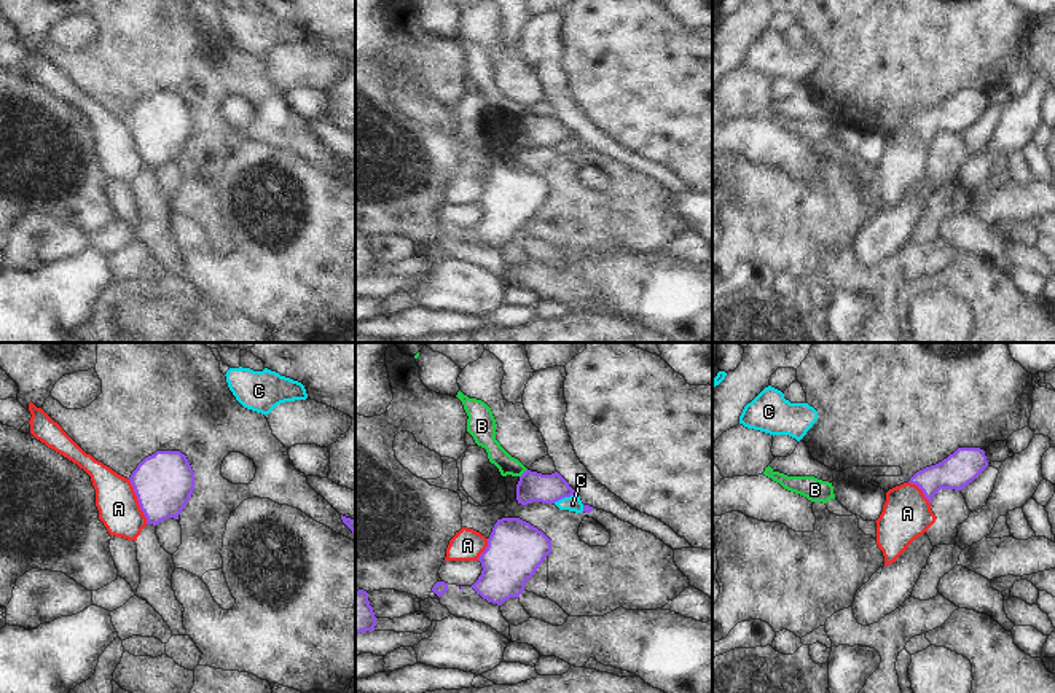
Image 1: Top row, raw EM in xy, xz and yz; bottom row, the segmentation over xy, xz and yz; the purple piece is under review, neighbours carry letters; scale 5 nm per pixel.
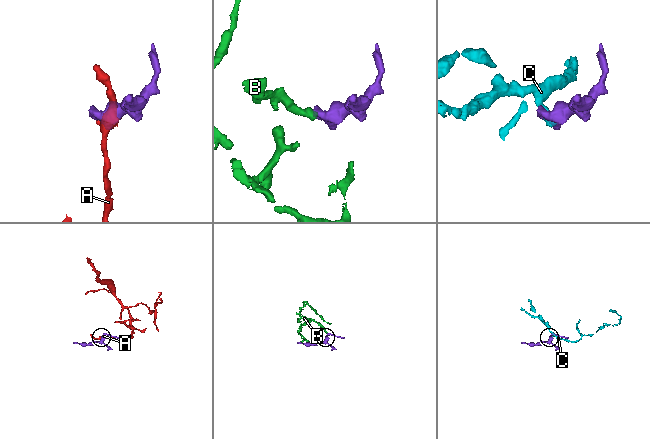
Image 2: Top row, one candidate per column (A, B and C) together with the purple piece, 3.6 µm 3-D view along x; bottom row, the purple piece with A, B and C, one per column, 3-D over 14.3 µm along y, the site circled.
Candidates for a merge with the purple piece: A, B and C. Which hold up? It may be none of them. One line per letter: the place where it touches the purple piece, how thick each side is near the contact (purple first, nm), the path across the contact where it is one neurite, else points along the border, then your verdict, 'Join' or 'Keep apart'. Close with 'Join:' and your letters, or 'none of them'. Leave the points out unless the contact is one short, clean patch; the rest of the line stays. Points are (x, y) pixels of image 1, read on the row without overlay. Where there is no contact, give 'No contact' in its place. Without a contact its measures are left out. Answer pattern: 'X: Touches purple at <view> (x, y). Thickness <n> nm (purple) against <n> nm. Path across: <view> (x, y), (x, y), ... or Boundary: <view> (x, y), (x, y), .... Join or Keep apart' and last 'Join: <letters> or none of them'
A: Touches purple at xy (139, 145). Thickness 300 nm (purple) against 200 nm. Boundary: xy (128, 123), (147, 166). Keep apart
B: Touches purple at xz (523, 117). Thickness 150 nm (purple) against 100 nm. Boundary: xz (526, 112), (520, 120). Keep apart
C: Touches purple at xz (564, 139). Thickness 150 nm (purple) against 80 nm. Keep apart
Join: none of them.

